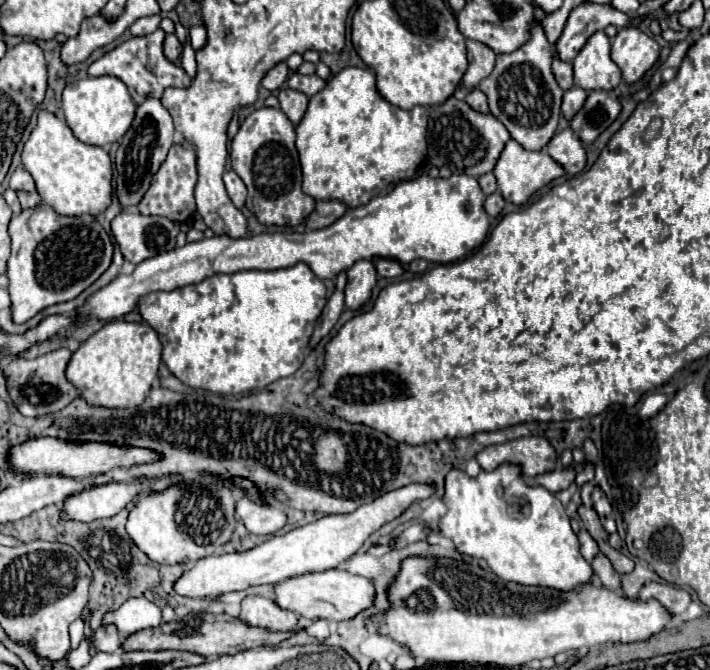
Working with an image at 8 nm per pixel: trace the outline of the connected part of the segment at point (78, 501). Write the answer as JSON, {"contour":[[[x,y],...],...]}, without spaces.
{"contour":[[[144,480],[112,482],[106,486],[88,488],[64,502],[62,516],[68,520],[80,520],[80,522],[110,518],[116,512],[120,512],[138,492],[144,492],[146,488],[148,484]]]}

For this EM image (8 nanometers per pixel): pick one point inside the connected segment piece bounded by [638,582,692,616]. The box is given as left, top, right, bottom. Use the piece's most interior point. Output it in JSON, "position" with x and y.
{"position":[675,599]}

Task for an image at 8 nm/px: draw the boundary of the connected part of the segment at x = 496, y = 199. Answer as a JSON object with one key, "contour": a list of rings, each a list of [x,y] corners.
{"contour":[[[494,192],[493,194],[489,195],[485,201],[485,210],[489,216],[492,218],[498,217],[504,206],[506,201],[498,192]]]}

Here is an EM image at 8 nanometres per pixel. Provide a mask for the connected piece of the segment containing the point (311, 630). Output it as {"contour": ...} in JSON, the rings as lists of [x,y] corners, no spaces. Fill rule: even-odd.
{"contour":[[[319,619],[314,624],[309,626],[307,629],[307,633],[317,638],[320,641],[324,641],[329,636],[329,623],[326,620]]]}

